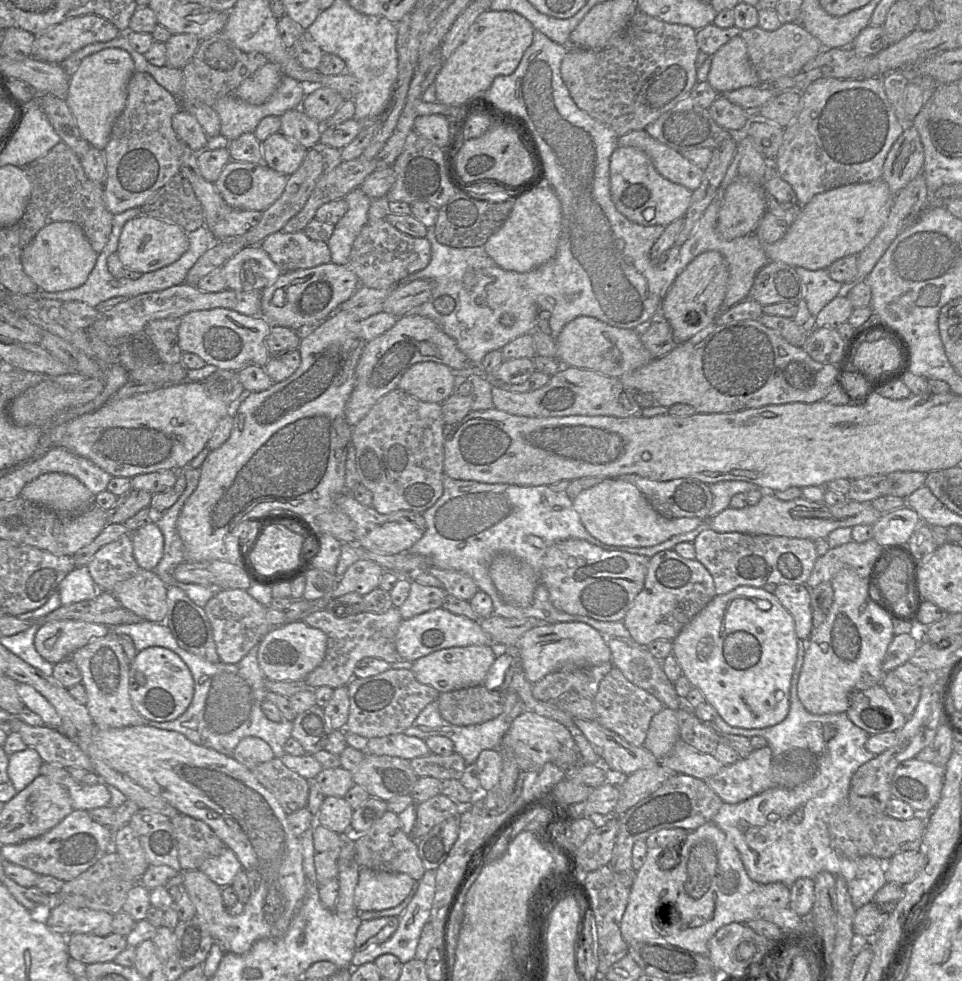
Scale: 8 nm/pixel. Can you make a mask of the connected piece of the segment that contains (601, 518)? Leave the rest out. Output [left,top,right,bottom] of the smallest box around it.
[573,478,702,548]

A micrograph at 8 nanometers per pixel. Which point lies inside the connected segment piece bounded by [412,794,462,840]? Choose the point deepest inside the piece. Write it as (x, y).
(435, 810)

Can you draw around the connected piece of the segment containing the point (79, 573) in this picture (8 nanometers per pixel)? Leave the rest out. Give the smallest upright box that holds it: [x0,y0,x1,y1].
[57,566,101,606]

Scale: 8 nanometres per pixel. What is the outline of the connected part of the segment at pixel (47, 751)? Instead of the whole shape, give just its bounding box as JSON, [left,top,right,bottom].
[9,719,93,771]

